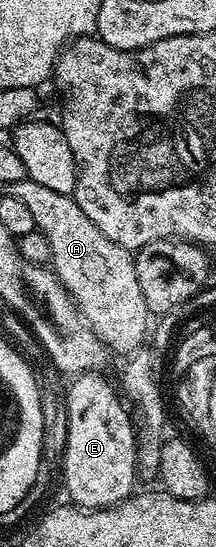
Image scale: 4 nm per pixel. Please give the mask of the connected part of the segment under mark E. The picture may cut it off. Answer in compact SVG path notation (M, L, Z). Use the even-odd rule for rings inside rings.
M85 372L83 374L77 374L77 375L75 375L75 377L73 377L71 379L71 381L69 381L72 383L70 383L68 386L68 394L65 393L63 395L64 409L67 410L67 412L68 412L68 435L66 436L66 448L64 449L64 460L62 463L62 471L64 470L64 486L66 489L68 489L69 496L72 497L69 499L71 499L71 501L73 503L75 503L75 505L77 505L85 510L105 510L108 506L116 506L116 505L118 505L119 502L124 502L124 501L126 501L126 499L131 498L134 491L137 489L136 478L138 479L138 467L136 464L136 435L138 433L138 430L137 430L137 427L134 425L134 418L133 418L133 415L130 413L130 410L129 410L130 415L128 415L128 410L126 407L124 407L123 400L120 399L118 395L116 395L115 388L112 387L111 384L108 383L107 380L103 378L104 376L105 375L103 373L100 373L100 372Z

